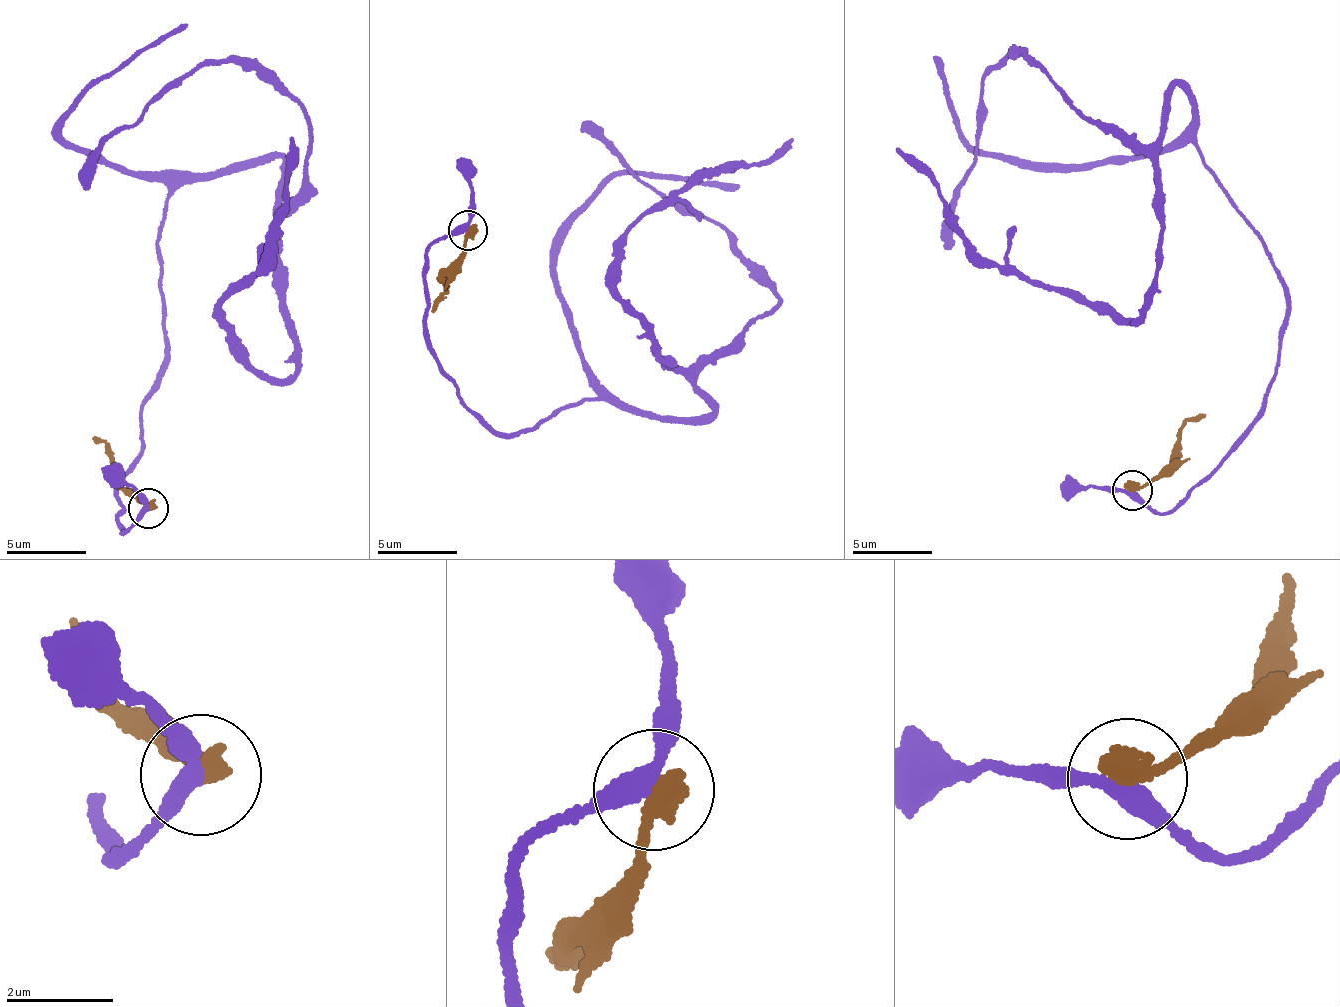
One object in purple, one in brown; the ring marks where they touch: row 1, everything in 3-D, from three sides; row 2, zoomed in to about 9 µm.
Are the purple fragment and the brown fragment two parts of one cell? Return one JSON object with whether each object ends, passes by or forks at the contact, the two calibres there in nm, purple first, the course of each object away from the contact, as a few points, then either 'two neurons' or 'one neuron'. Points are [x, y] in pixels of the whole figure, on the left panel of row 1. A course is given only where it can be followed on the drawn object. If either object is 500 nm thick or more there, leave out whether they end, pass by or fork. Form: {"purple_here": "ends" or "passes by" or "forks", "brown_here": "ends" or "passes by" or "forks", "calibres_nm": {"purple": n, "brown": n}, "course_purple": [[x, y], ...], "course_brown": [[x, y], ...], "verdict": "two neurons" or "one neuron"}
{"purple_here": "passes by", "brown_here": "ends", "calibres_nm": {"purple": 320, "brown": 400}, "course_purple": [[148, 509], [119, 527], [114, 490], [163, 376], [167, 202], [282, 157], [283, 378], [219, 307], [292, 136]], "course_brown": [[148, 509], [120, 483], [107, 448], [90, 437]], "verdict": "two neurons"}

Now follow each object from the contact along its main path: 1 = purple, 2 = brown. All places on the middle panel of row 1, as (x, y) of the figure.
1: (466, 230), (424, 265), (463, 402), (516, 437), (591, 400), (691, 416), (626, 232), (792, 140)
2: (466, 230), (460, 254), (445, 269), (445, 287), (430, 311)

